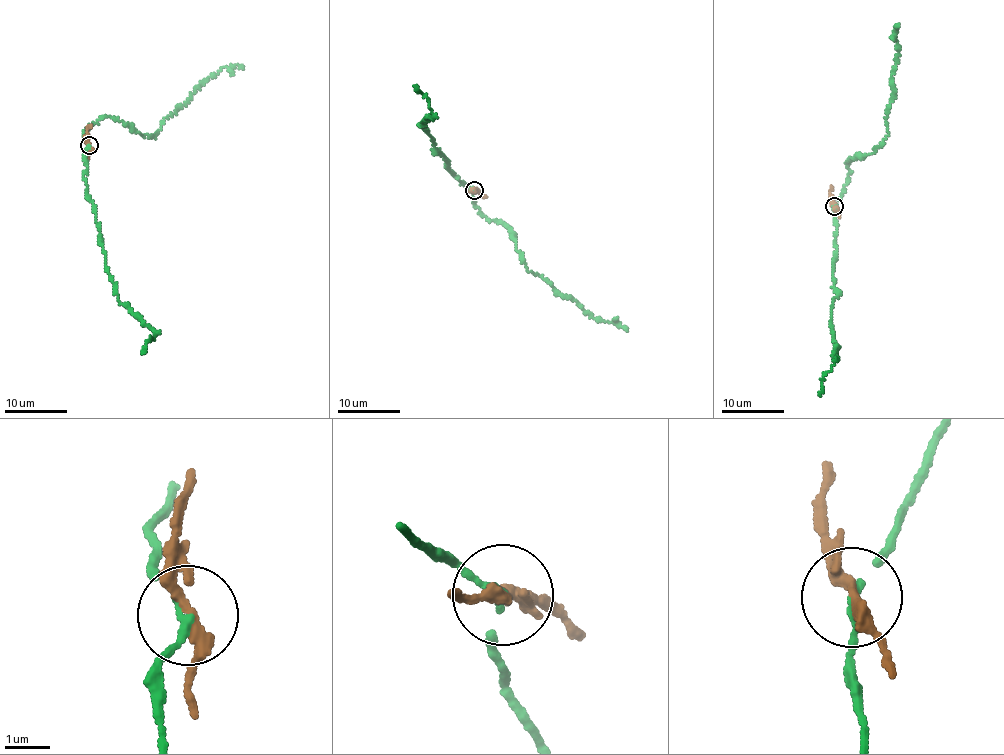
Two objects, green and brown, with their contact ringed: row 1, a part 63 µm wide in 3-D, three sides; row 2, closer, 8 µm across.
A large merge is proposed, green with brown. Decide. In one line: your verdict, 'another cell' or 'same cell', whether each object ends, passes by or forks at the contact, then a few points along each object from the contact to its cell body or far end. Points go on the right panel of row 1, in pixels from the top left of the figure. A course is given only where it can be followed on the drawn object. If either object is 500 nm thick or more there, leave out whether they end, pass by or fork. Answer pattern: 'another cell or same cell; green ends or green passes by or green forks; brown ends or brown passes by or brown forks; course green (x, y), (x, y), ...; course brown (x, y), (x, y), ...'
another cell; green ends; brown passes by; course green (835, 205), (836, 298), (831, 308), (837, 348), (833, 356), (838, 359), (825, 374), (819, 395); course brown (835, 205), (830, 196), (831, 187)

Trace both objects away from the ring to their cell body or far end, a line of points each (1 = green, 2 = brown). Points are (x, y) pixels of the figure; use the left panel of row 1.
1: (89, 145), (86, 194), (93, 206), (110, 280), (119, 303), (156, 332), (142, 352)
2: (89, 145), (90, 125)

